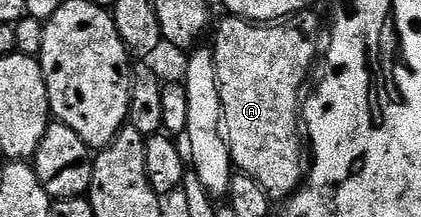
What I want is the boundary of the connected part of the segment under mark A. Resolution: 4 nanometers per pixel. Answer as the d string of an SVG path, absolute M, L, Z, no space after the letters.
M301 17L296 20L297 27L285 27L289 25L258 25L248 21L229 21L233 23L221 23L217 27L217 44L213 47L213 63L217 66L217 79L215 86L219 89L221 98L221 117L223 120L223 130L225 138L229 140L229 155L233 158L233 166L242 175L254 179L255 182L269 194L270 200L285 201L290 198L302 186L303 180L307 175L307 159L301 156L301 139L303 143L303 94L301 86L305 83L305 78L309 75L309 70L313 67L313 62L318 62L317 43L305 31L313 31L317 23L313 19Z

